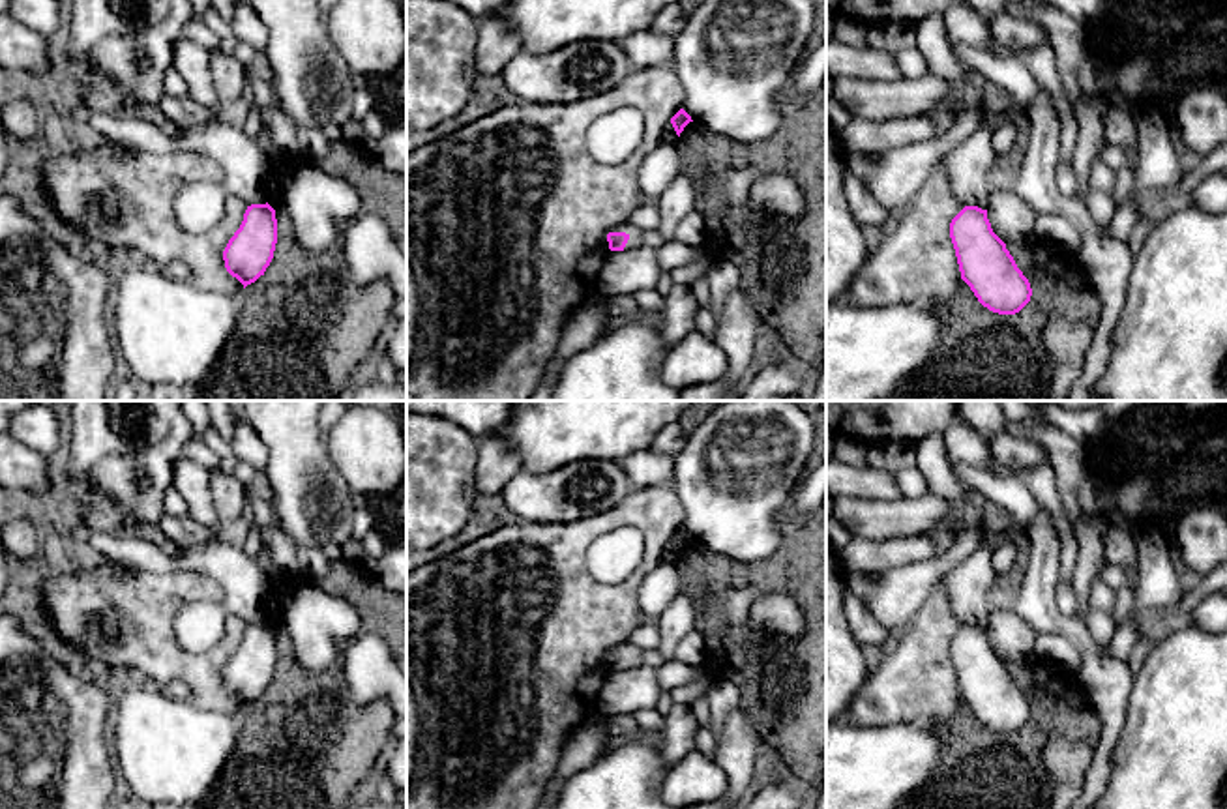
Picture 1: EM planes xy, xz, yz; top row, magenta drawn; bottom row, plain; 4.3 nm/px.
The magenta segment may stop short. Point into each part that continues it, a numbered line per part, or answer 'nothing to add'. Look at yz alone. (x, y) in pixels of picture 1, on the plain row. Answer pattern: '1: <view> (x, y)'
nothing to add

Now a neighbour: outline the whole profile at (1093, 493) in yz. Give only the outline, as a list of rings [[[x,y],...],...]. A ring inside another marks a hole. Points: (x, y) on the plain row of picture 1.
[[[1088,474],[1077,489],[1079,507],[1083,511],[1096,511],[1107,507],[1113,496],[1113,489],[1115,485],[1111,481],[1098,479]]]

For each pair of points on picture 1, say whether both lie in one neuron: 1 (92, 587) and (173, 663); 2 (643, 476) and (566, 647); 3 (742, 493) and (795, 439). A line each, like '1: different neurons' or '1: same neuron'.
1: same neuron
2: different neurons
3: same neuron

